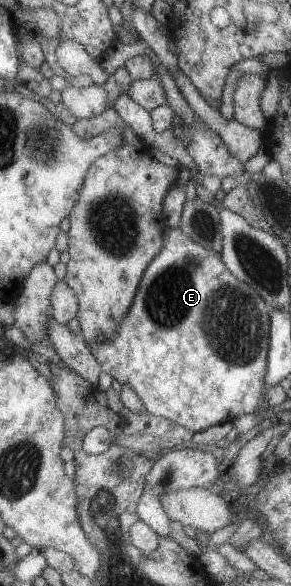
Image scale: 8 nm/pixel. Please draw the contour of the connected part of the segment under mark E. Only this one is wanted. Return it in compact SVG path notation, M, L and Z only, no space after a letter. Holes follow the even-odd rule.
M166 228L165 235L162 236L162 247L160 252L152 258L152 262L146 266L146 270L142 272L140 277L139 286L136 286L136 294L132 298L132 304L130 304L130 310L128 314L124 316L124 320L120 322L120 326L116 328L116 332L110 336L108 342L98 342L98 344L92 344L91 354L96 358L100 369L104 372L108 372L112 377L124 379L124 382L132 388L142 407L149 414L160 416L167 419L169 422L186 428L189 432L199 433L214 425L220 425L222 423L231 423L238 416L251 414L258 408L256 404L262 400L264 396L264 386L262 386L262 378L267 366L267 352L269 348L269 324L270 324L270 308L264 304L260 299L260 296L251 290L236 278L232 277L232 274L228 273L228 270L224 267L219 254L208 252L203 248L200 248L198 244L188 236L185 236L180 232L179 228ZM204 324L210 326L210 330L214 330L218 334L218 344L216 348L210 344L208 336L206 336L206 330L204 330Z

